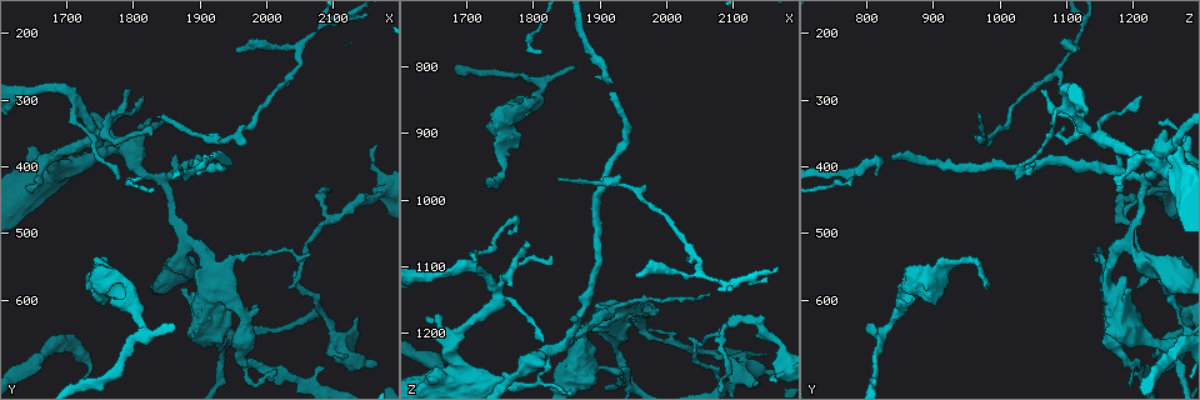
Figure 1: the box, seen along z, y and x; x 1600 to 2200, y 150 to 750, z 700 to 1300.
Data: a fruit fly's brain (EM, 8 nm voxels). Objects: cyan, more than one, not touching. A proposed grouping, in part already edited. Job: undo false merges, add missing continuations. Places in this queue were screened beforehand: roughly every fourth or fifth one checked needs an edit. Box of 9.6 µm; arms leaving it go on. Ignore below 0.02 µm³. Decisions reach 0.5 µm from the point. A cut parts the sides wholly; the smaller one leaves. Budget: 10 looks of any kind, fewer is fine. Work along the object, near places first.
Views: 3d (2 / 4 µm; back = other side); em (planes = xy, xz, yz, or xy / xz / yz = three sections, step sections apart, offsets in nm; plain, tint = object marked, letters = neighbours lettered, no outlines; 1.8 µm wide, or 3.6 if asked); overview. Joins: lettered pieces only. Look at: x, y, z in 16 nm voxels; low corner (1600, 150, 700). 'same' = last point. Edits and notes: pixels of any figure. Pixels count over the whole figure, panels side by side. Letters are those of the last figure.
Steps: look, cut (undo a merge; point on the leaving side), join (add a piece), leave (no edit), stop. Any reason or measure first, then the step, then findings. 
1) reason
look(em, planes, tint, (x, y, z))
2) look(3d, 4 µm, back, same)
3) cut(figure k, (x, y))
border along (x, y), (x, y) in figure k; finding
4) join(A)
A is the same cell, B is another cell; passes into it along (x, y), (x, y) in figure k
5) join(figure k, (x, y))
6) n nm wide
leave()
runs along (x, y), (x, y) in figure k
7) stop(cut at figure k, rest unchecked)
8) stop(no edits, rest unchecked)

free end
look(3d, 4 µm, (1840, 320, 965))

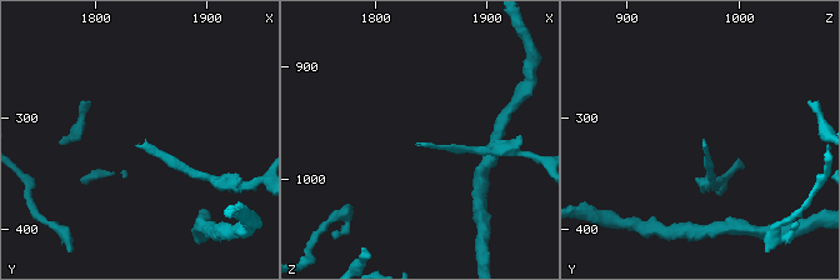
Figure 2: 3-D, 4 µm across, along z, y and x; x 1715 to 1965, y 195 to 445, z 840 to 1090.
now the EM
look(em, planes, letters, (1838, 326, 968))

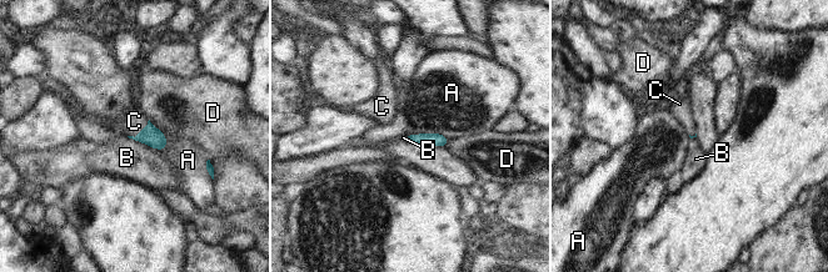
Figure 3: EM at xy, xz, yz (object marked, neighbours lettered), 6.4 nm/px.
join(figure 3, (134, 121))
C is the same cell, A, B and D are other cells; passes into it along (150, 135), (140, 131), (134, 121) in figure 3; the neuron continues

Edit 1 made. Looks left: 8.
calibre changes
look(3d, 2 µm, (1740, 345, 1130))

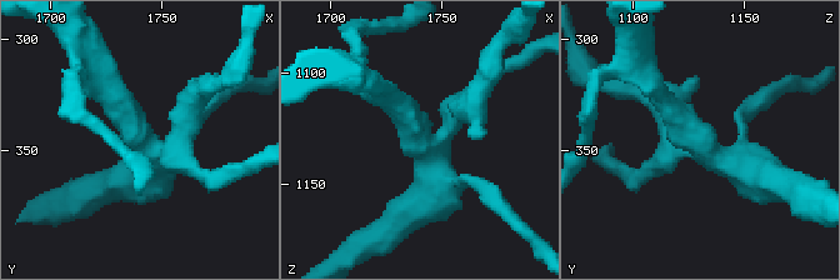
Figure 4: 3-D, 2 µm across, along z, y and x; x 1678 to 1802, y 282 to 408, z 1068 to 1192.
need the tissue
look(em, planes, letters, (1743, 348, 1131))

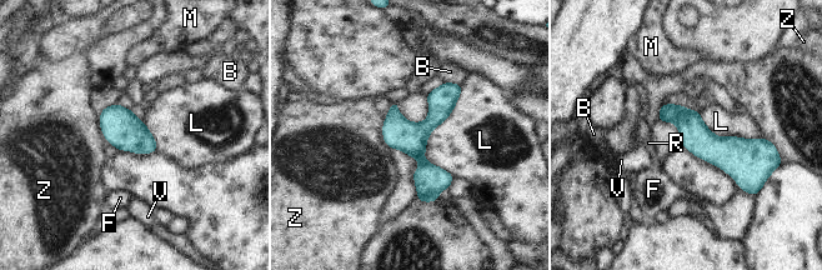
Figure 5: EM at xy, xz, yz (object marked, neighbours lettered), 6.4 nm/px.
leave()
B, F, L, M, R, V and Z are other cells; runs along (449, 85), (419, 134), (434, 198) in figure 5; continuous, no second neuron

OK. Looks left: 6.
side arm on a straight run
look(3d, 2 µm, (1875, 500, 1195))

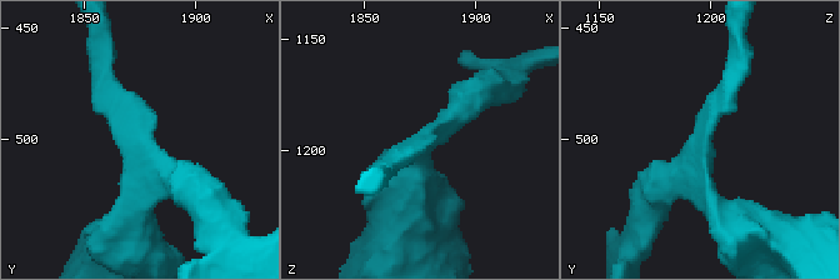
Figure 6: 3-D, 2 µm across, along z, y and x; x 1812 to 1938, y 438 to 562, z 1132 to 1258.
now the EM
look(em, 3.6 µm, planes, letters, (1875, 506, 1196))

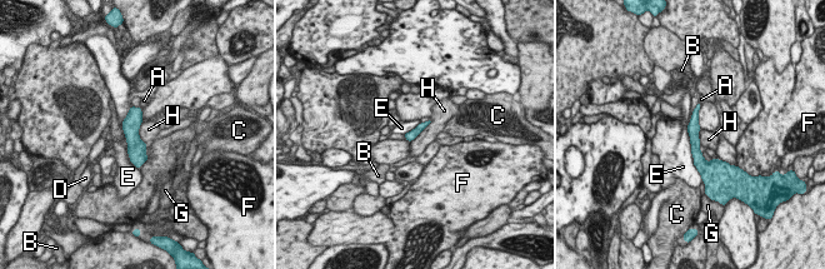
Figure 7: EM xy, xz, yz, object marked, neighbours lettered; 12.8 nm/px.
120 nm wide; E touches over 850 nm
leave()
A, B, C, D, E, F, G and H are other cells; one neuron here

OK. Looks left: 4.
look(3d, 2 µm, (1980, 605, 1170))

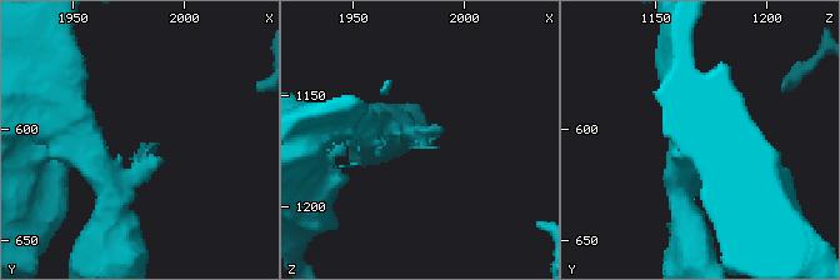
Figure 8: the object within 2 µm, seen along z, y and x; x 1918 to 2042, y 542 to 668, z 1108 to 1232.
shape alone is not enough
look(em, planes, letters, (1987, 608, 1172))

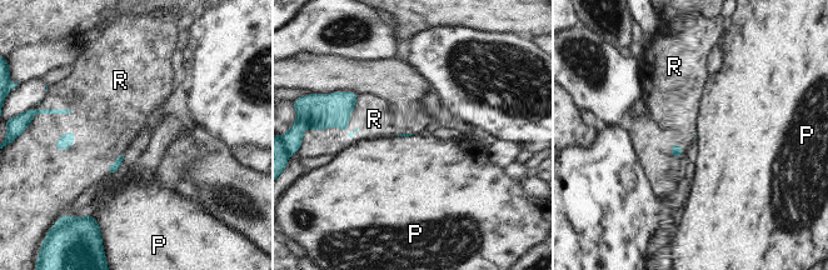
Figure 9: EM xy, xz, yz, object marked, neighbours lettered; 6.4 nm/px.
leave()
P and R are other cells; border along (358, 95), (348, 128), (327, 129) in figure 9; no lettered piece goes on from it

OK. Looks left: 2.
stop(join at figure 3, rest unchecked)

